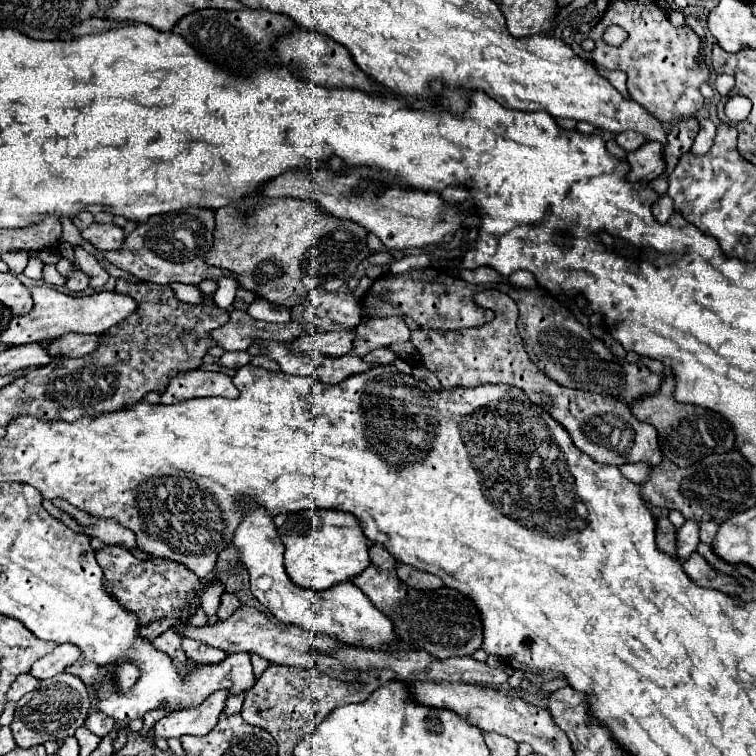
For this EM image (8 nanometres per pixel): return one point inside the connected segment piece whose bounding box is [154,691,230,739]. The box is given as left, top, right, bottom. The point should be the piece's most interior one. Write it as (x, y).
(199, 720)

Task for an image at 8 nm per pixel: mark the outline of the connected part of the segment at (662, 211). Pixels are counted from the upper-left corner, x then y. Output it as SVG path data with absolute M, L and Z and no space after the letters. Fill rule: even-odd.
M662 195L660 201L654 205L654 217L656 217L660 223L666 223L672 213L674 213L674 201L672 201L668 195Z

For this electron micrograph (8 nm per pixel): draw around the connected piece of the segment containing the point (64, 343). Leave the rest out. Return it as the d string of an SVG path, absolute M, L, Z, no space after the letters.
M64 335L44 349L50 357L82 357L94 351L94 345L98 345L98 335Z

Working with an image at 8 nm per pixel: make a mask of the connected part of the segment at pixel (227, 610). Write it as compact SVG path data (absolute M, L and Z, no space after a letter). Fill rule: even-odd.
M224 593L224 595L222 595L222 601L220 601L220 607L218 607L218 617L220 617L220 619L230 617L238 607L240 607L238 597L232 595L232 593Z

